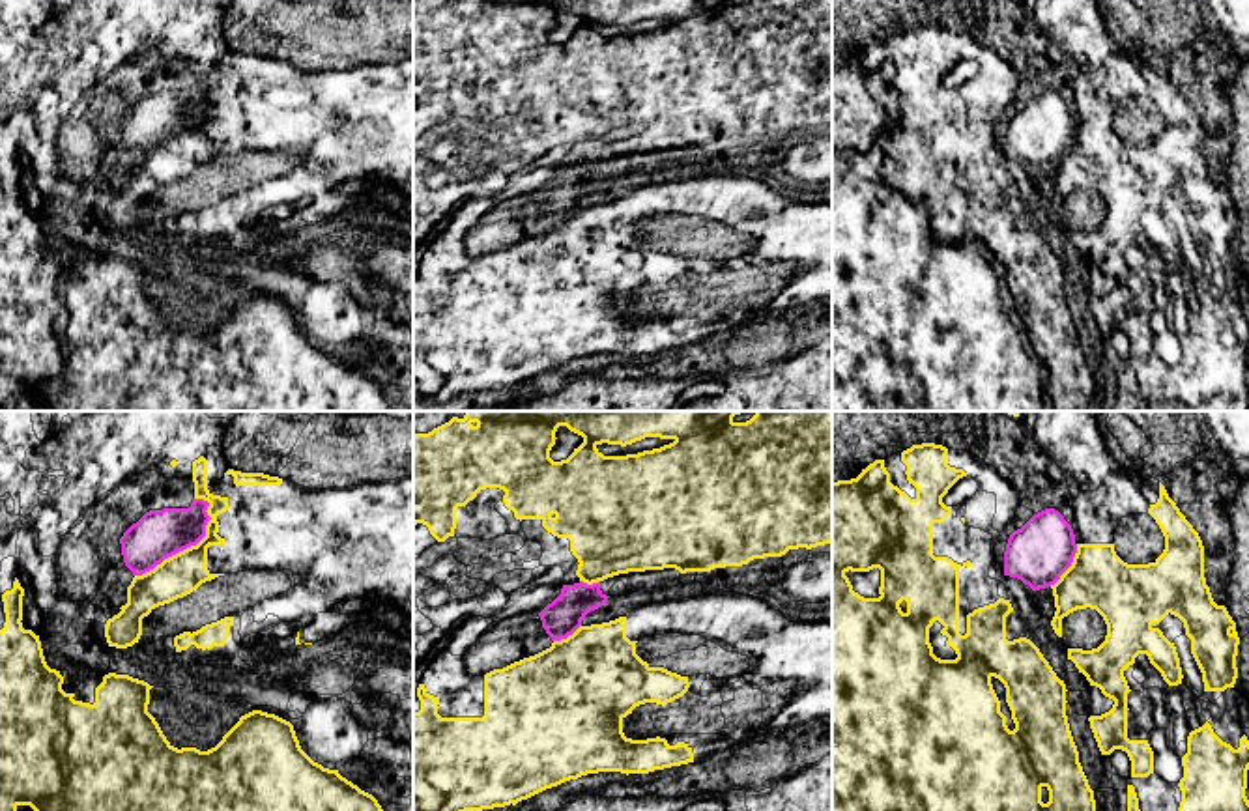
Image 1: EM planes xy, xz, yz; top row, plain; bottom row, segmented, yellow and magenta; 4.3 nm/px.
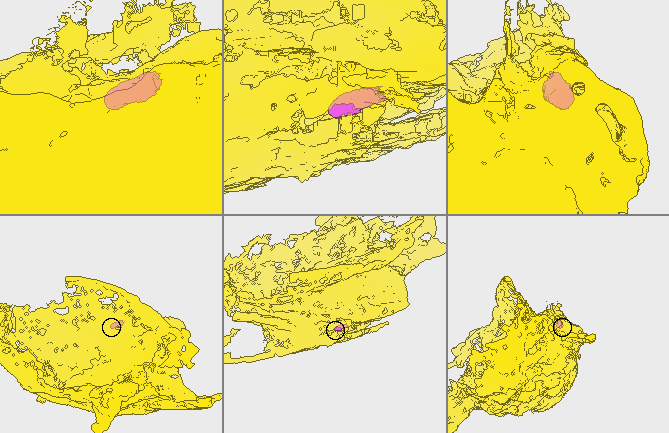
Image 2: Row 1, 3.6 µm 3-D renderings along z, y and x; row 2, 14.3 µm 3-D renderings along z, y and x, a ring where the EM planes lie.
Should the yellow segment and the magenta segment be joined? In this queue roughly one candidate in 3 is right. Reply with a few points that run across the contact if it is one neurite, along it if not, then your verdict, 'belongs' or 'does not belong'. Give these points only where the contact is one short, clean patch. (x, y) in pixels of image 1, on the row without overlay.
does not belong

